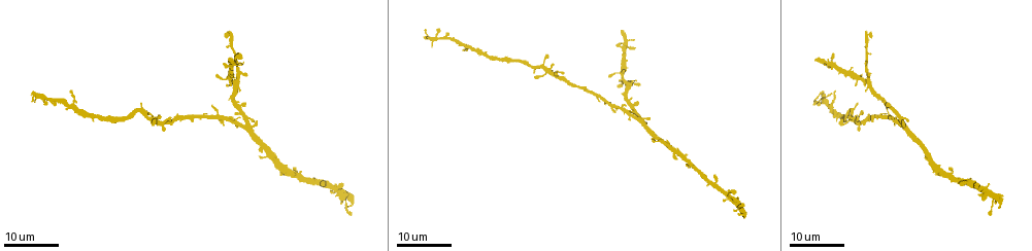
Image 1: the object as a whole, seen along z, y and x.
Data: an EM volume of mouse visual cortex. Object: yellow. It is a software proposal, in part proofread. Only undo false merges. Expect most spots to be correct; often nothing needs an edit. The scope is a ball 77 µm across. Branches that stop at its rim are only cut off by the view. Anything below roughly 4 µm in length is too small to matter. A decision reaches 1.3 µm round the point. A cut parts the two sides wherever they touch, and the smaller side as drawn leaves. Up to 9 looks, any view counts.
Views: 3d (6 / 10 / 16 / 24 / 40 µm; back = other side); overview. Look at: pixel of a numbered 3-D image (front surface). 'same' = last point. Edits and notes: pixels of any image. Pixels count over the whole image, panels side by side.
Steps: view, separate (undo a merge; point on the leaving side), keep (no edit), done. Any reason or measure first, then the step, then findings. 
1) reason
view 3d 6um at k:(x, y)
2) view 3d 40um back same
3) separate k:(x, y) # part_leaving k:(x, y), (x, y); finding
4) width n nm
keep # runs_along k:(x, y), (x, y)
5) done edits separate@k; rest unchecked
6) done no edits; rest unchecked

view 3d 24um at 1:(883, 115)

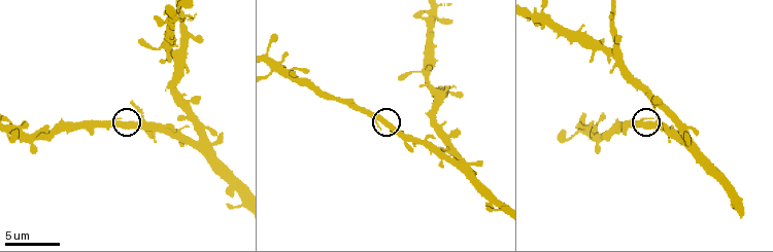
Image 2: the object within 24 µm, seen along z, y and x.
view 3d 10um at 2:(388, 125)

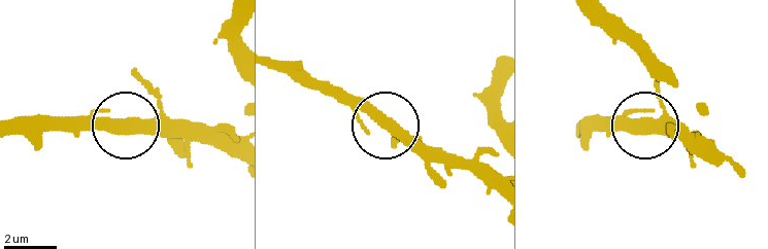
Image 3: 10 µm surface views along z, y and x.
keep # runs_along 3:(124, 133), (72, 129); all the same neuron

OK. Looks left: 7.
three-way junction
view 3d 10um at 2:(202, 136)

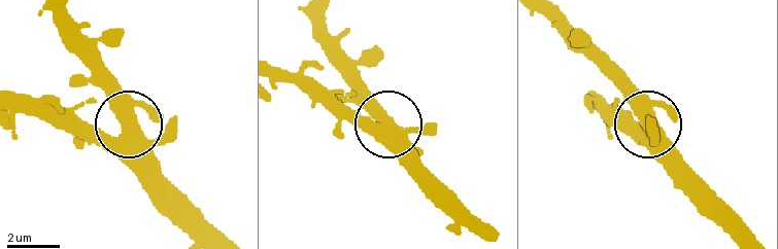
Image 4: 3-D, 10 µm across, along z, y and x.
keep # all the same neuron

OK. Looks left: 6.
four-way junction
view 3d 6um at 2:(176, 51)

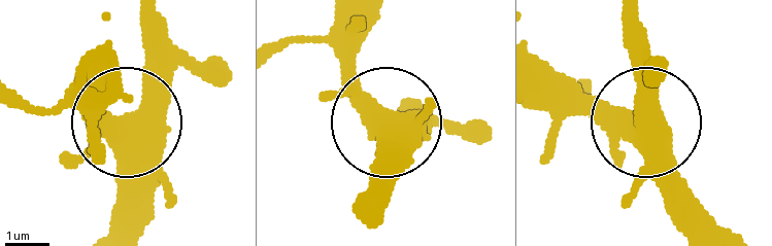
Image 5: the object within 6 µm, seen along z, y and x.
side_arm 10 um
keep # one neuron here

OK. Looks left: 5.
view 3d 16um at 2:(271, 66)

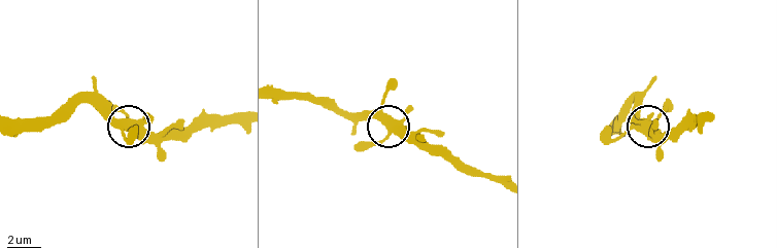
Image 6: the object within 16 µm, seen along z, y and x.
keep # runs_along 6:(499, 182), (466, 174), (389, 130), (372, 146); one neuron here

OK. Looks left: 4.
done no edits; rest unchecked

